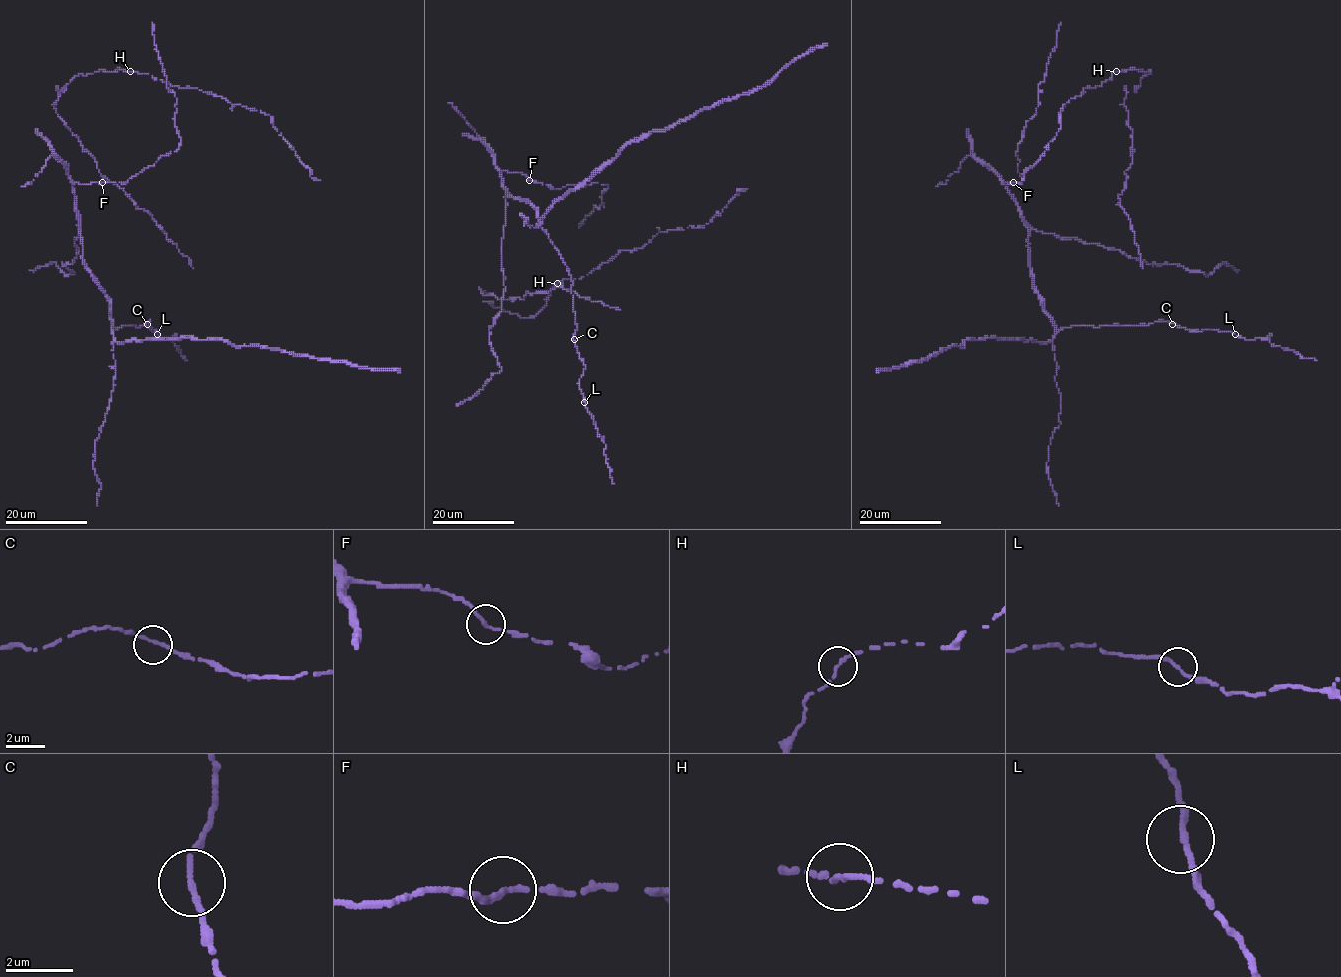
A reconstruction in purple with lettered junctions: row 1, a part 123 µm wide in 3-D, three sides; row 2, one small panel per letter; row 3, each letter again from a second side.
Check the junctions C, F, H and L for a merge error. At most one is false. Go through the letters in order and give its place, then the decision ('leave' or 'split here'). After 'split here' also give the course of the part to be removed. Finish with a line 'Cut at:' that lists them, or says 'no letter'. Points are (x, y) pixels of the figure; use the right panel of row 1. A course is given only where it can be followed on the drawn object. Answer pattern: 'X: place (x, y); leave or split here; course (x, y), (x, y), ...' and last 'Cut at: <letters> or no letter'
C: place (1172, 324); leave
F: place (1013, 182); leave
H: place (1116, 71); leave
L: place (1235, 334); leave
Cut at: no letter

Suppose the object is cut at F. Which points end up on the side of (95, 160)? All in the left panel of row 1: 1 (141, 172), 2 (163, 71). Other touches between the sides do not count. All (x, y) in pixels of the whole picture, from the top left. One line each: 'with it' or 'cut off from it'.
1: cut off from it
2: cut off from it

